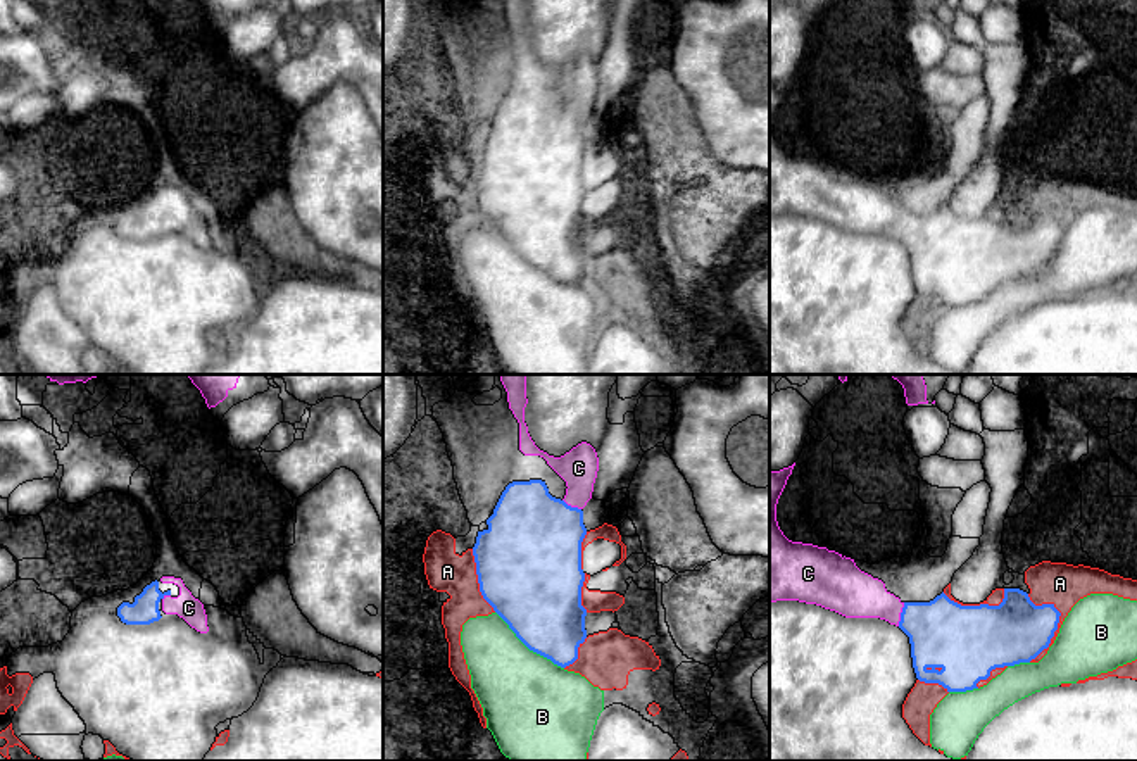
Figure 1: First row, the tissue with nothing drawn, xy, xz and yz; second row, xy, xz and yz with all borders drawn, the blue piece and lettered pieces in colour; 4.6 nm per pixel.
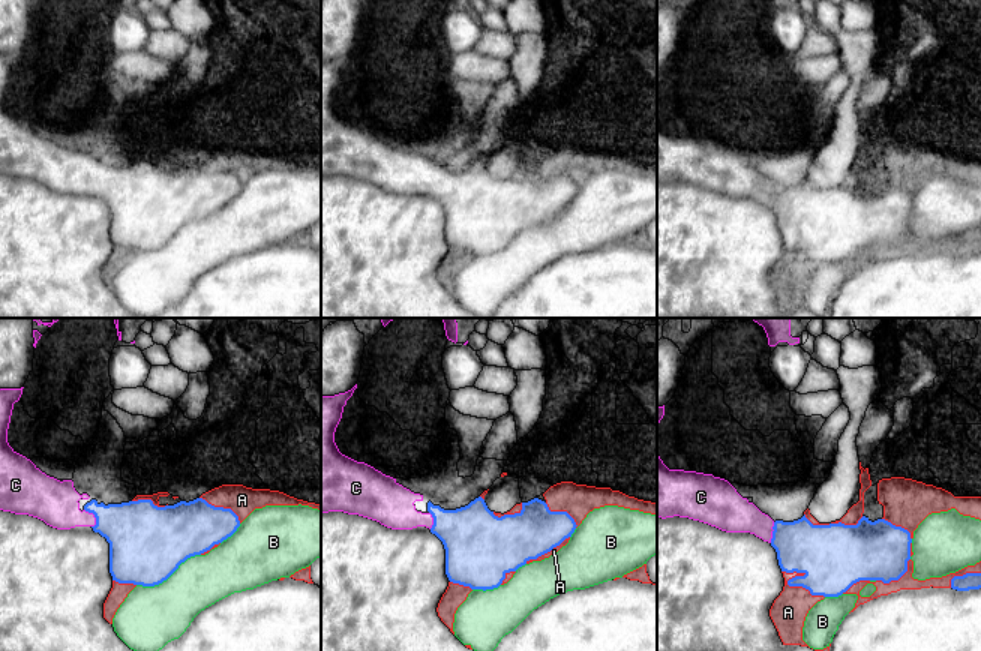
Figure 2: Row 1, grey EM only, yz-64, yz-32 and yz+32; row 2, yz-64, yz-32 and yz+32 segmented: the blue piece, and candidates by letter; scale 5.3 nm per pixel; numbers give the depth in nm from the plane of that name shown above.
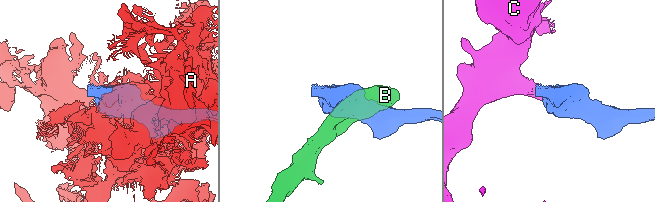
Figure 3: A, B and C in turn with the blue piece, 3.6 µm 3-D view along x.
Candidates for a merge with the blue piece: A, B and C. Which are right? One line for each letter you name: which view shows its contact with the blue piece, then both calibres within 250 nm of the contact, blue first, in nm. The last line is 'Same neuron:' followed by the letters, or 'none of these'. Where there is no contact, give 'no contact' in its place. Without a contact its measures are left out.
C: yz | 320/220 nm
Same neuron: C

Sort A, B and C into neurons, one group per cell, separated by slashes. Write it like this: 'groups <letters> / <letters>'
groups A / B / C

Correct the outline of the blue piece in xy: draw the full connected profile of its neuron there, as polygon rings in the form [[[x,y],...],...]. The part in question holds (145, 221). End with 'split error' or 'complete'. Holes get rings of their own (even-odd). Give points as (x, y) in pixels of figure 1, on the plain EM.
[[[162,190],[159,195],[155,193],[147,198],[143,205],[135,211],[133,217],[122,216],[117,221],[117,230],[126,238],[150,238],[162,231],[162,224],[166,228],[178,228],[200,247],[209,245],[204,217],[192,209],[181,192],[174,190]],[[160,195],[178,198],[179,209],[173,211],[171,204],[162,207],[159,204]]]; split error

